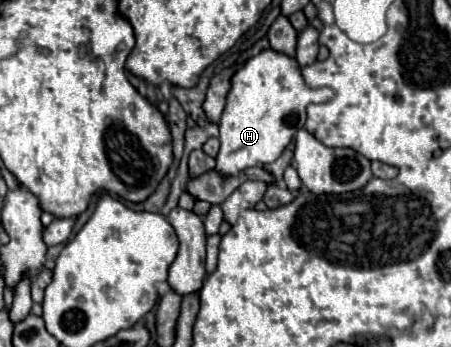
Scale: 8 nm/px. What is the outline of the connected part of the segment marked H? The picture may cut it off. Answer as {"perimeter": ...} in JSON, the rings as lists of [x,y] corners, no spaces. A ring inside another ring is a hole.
{"perimeter":[[[265,49],[247,61],[243,69],[233,75],[233,85],[227,95],[227,105],[219,121],[221,149],[215,157],[215,171],[221,175],[241,173],[247,167],[267,165],[275,161],[295,135],[295,127],[285,123],[287,117],[297,117],[297,125],[305,121],[305,107],[309,103],[325,103],[329,89],[309,89],[299,77],[299,65],[295,59]]]}

